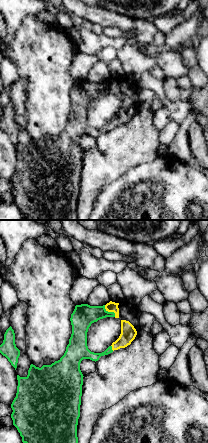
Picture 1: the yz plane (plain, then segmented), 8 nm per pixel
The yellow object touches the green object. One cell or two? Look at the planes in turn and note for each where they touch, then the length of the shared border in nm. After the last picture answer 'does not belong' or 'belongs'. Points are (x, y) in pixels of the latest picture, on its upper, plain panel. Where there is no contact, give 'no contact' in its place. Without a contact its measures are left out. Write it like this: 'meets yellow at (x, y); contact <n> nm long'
meets yellow at (110, 87); contact 130 nm long

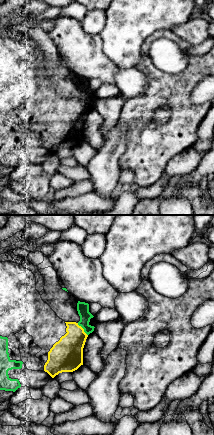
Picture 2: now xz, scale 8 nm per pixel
meets yellow at (83, 105); contact 130 nm long

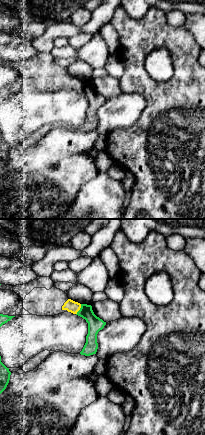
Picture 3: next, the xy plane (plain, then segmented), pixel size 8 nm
meets yellow at (79, 85); contact 100 nm long

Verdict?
belongs

